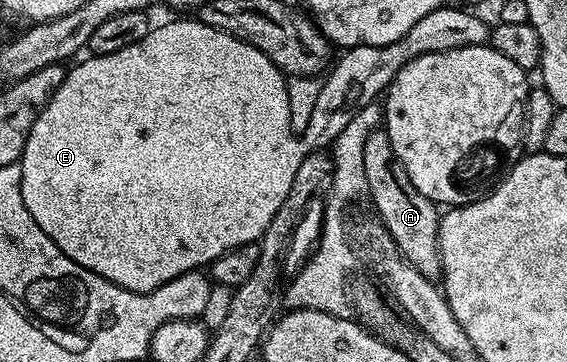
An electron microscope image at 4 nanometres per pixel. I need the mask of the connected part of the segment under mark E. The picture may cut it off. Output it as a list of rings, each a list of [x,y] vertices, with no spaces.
[[[200,20],[169,22],[166,26],[154,25],[149,34],[143,36],[143,40],[139,40],[139,44],[131,44],[131,48],[119,48],[119,52],[98,54],[86,57],[86,59],[86,62],[79,63],[74,70],[70,69],[66,73],[63,84],[51,96],[51,100],[35,120],[35,124],[31,128],[31,136],[27,136],[27,144],[21,153],[21,191],[23,192],[23,204],[27,204],[27,212],[31,212],[31,220],[35,220],[35,224],[39,224],[39,228],[43,228],[43,232],[47,232],[47,236],[51,236],[54,244],[67,257],[75,260],[75,264],[103,276],[103,280],[107,280],[119,288],[139,292],[140,294],[151,292],[155,288],[167,284],[167,280],[175,280],[175,276],[180,274],[208,267],[219,256],[223,256],[240,246],[245,246],[248,242],[257,242],[261,237],[261,233],[267,228],[267,224],[271,224],[271,220],[275,220],[275,212],[279,212],[283,200],[287,200],[287,196],[291,192],[291,184],[295,180],[295,172],[299,172],[297,142],[293,142],[293,139],[298,136],[298,131],[291,124],[291,108],[287,104],[287,78],[282,71],[277,69],[277,65],[267,56],[263,56],[263,52],[259,52],[259,48],[255,48],[227,32],[211,28],[206,22]]]

